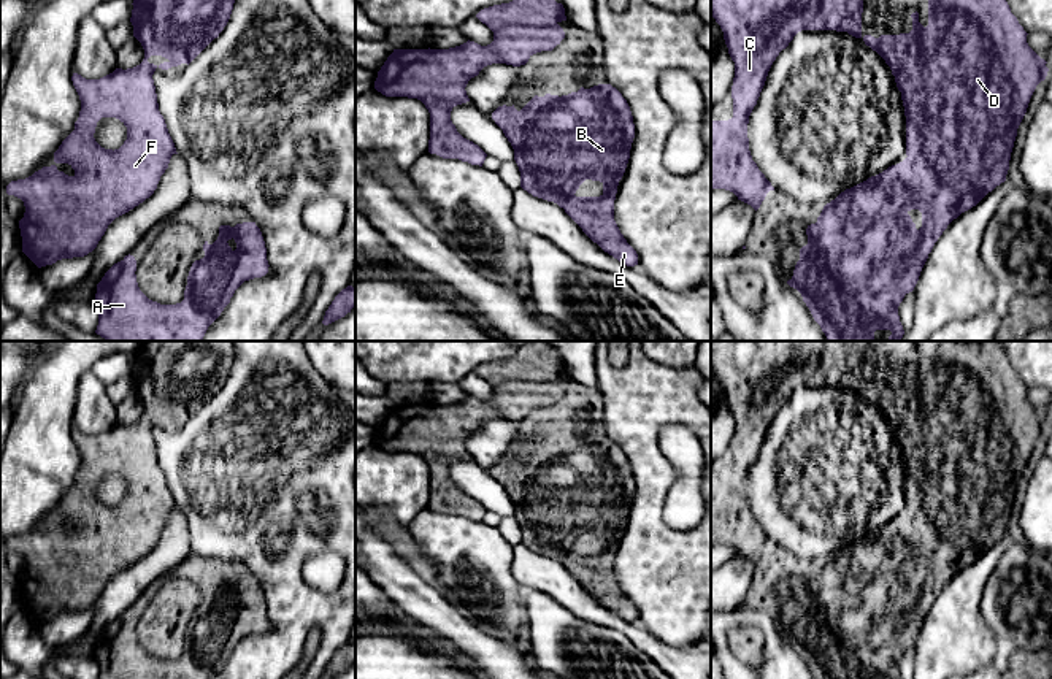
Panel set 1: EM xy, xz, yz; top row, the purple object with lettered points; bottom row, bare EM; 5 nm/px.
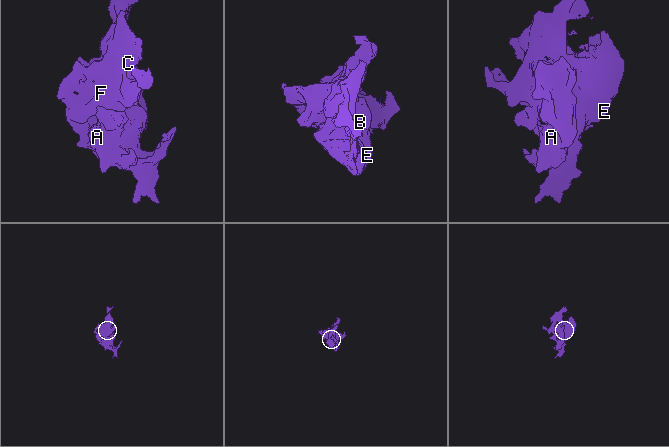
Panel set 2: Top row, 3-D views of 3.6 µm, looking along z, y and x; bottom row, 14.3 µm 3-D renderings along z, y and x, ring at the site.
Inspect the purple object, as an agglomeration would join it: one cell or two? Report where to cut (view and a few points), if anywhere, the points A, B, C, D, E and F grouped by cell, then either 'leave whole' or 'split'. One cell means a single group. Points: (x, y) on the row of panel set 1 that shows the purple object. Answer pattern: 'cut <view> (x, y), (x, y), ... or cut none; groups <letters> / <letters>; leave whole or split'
cut none; groups A B C D E F; leave whole

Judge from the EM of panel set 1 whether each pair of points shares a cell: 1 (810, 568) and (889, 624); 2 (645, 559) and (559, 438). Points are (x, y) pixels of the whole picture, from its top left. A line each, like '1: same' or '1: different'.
1: same
2: different

